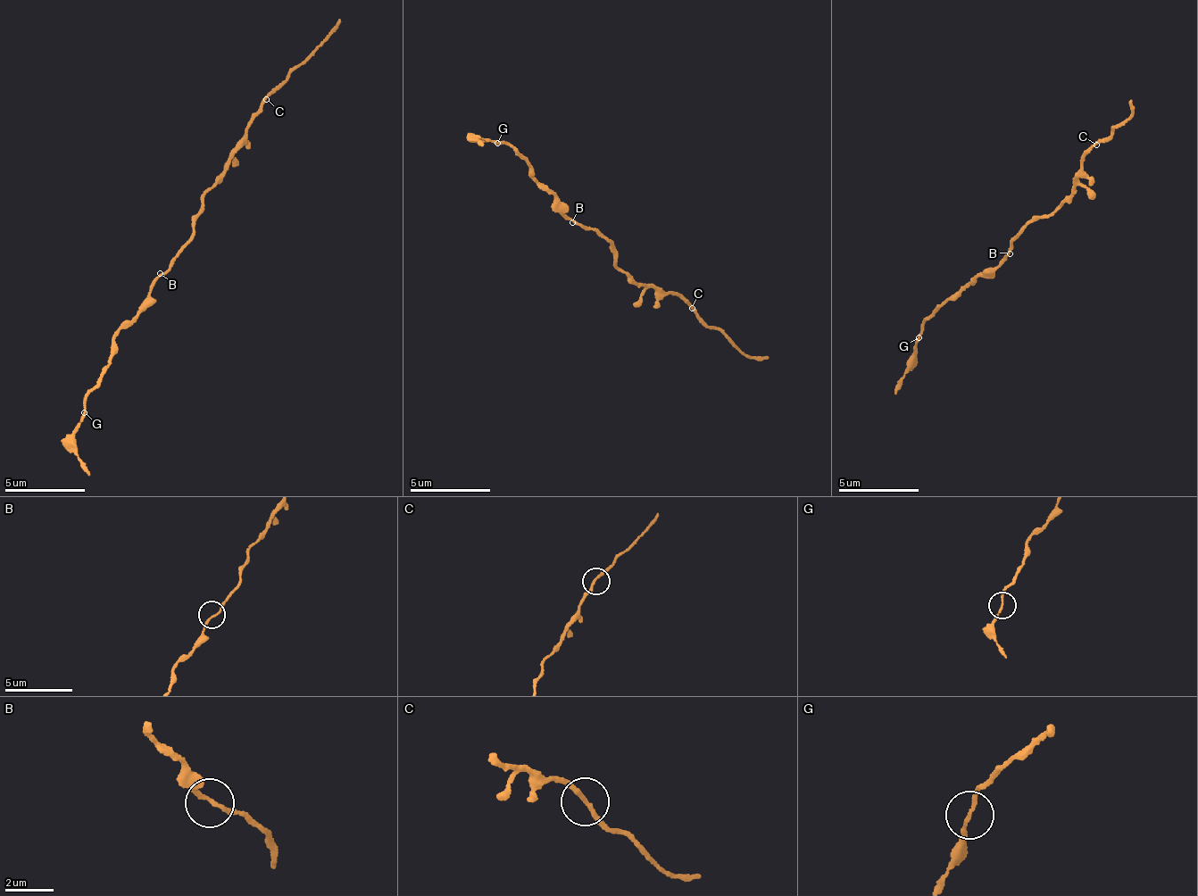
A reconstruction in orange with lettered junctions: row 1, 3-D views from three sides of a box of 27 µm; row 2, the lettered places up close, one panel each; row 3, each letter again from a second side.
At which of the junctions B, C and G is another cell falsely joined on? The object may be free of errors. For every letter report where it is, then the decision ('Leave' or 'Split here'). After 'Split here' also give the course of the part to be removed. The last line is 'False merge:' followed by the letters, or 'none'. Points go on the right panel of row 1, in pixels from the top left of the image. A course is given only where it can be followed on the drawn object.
B: Place: (1010, 253). Leave
C: Place: (1096, 145). Leave
G: Place: (919, 337). Split here. Course of the part to remove: (919, 338), (914, 366), (896, 393)
False merge: G

